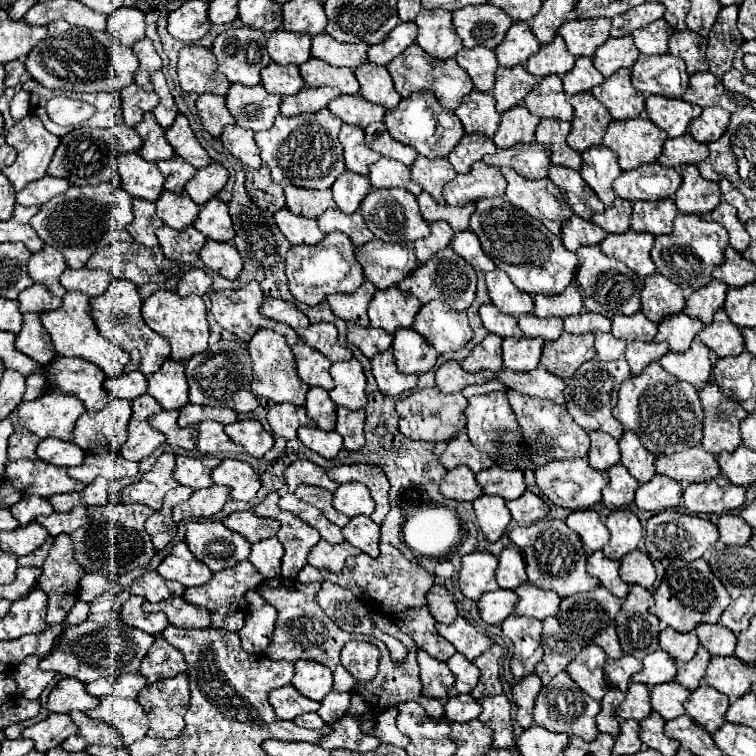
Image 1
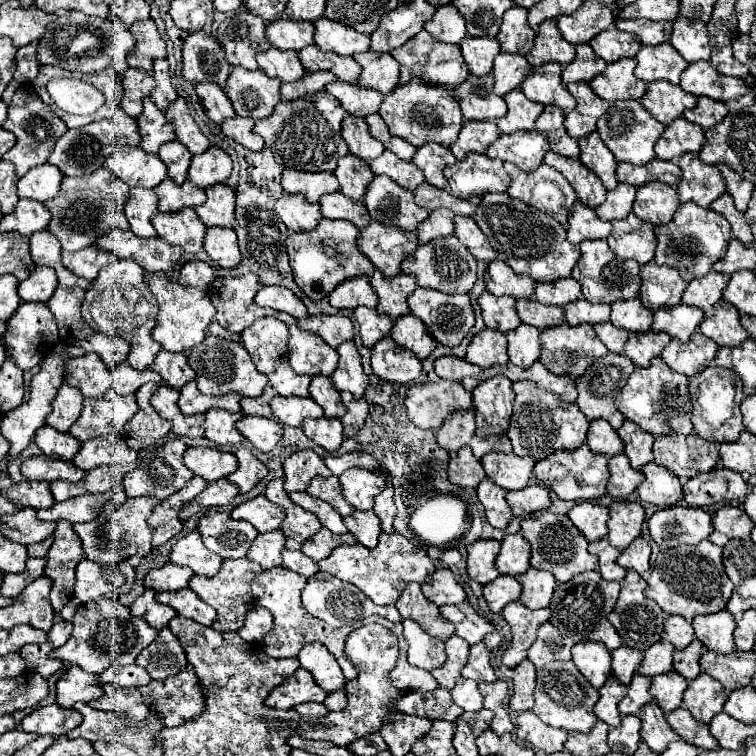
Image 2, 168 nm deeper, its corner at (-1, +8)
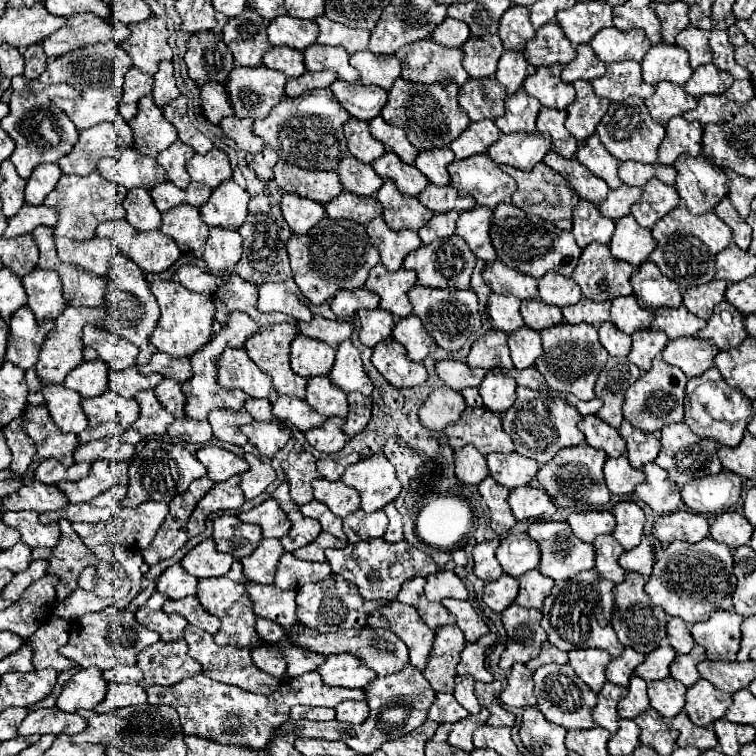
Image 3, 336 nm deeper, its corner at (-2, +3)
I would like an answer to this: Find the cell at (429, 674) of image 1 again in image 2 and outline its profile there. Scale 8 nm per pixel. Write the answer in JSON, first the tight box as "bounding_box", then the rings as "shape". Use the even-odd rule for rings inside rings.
{"bounding_box":[403,620,445,670],"shape":[[[403,620],[405,626],[405,640],[409,644],[407,648],[407,662],[415,668],[423,670],[435,670],[445,664],[445,646],[439,638],[429,636],[425,630],[421,630],[413,620]]]}

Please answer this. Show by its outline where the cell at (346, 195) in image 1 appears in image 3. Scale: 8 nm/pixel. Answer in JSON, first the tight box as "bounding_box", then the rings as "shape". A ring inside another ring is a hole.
{"bounding_box":[338,155,384,195],"shape":[[[352,155],[344,157],[338,165],[338,175],[342,181],[344,191],[356,193],[356,195],[372,195],[378,191],[378,187],[384,183],[370,165],[354,159]]]}

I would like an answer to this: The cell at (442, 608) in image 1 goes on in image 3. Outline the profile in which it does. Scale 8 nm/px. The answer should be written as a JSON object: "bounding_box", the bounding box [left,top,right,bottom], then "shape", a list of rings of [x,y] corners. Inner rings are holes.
{"bounding_box":[424,571,468,601],"shape":[[[438,571],[438,573],[430,575],[424,591],[430,601],[442,601],[444,597],[452,597],[452,599],[460,599],[460,601],[468,599],[466,585],[454,571]]]}

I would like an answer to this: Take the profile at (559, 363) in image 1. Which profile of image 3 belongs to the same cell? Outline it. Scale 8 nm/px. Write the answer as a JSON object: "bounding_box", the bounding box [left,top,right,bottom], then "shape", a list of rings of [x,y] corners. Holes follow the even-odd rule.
{"bounding_box":[534,323,608,399],"shape":[[[560,323],[556,327],[540,331],[544,353],[534,363],[536,369],[544,375],[546,383],[554,391],[568,391],[578,399],[594,399],[594,385],[598,373],[602,371],[608,355],[606,349],[598,341],[598,333],[594,325],[568,325]]]}

